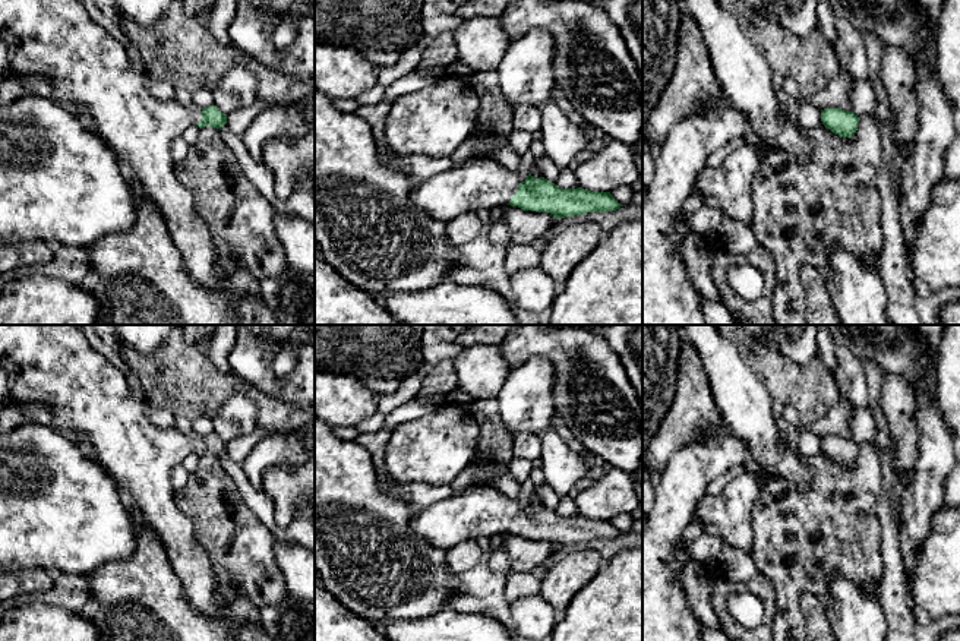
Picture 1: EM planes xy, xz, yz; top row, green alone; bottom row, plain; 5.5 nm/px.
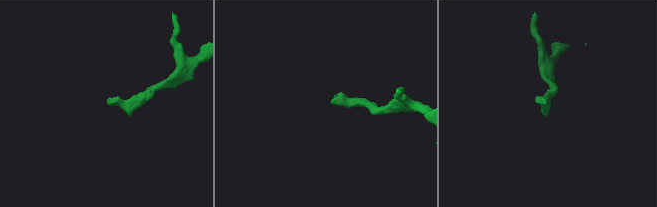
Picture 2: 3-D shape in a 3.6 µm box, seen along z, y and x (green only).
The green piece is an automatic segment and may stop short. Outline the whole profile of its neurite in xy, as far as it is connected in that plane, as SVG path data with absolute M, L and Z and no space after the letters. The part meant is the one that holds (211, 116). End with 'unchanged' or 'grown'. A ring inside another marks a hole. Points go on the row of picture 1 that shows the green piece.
M0 0L0 40L7 47L9 66L16 73L23 78L41 78L56 89L57 101L76 102L89 111L88 124L126 162L132 187L161 212L173 243L181 252L186 274L200 287L221 290L225 277L217 271L217 252L211 231L196 214L192 195L174 174L170 146L189 126L221 129L227 123L227 116L214 104L208 108L199 108L195 104L181 105L176 100L160 101L154 98L145 85L146 73L143 69L133 64L119 40L92 20L80 0Z; grown

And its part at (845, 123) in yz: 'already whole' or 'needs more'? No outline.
already whole

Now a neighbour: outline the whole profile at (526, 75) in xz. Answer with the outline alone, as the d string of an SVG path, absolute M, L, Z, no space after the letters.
M534 29L514 40L496 73L500 92L512 107L543 107L555 88L555 40L547 29Z

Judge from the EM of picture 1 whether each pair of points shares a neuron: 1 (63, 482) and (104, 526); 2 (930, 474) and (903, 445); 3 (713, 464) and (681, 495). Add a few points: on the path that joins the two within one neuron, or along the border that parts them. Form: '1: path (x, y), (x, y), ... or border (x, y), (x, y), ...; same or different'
1: path (70, 493), (92, 515); same
2: border (916, 425), (918, 454), (915, 476), (910, 485); different
3: path (706, 470), (688, 488); same

